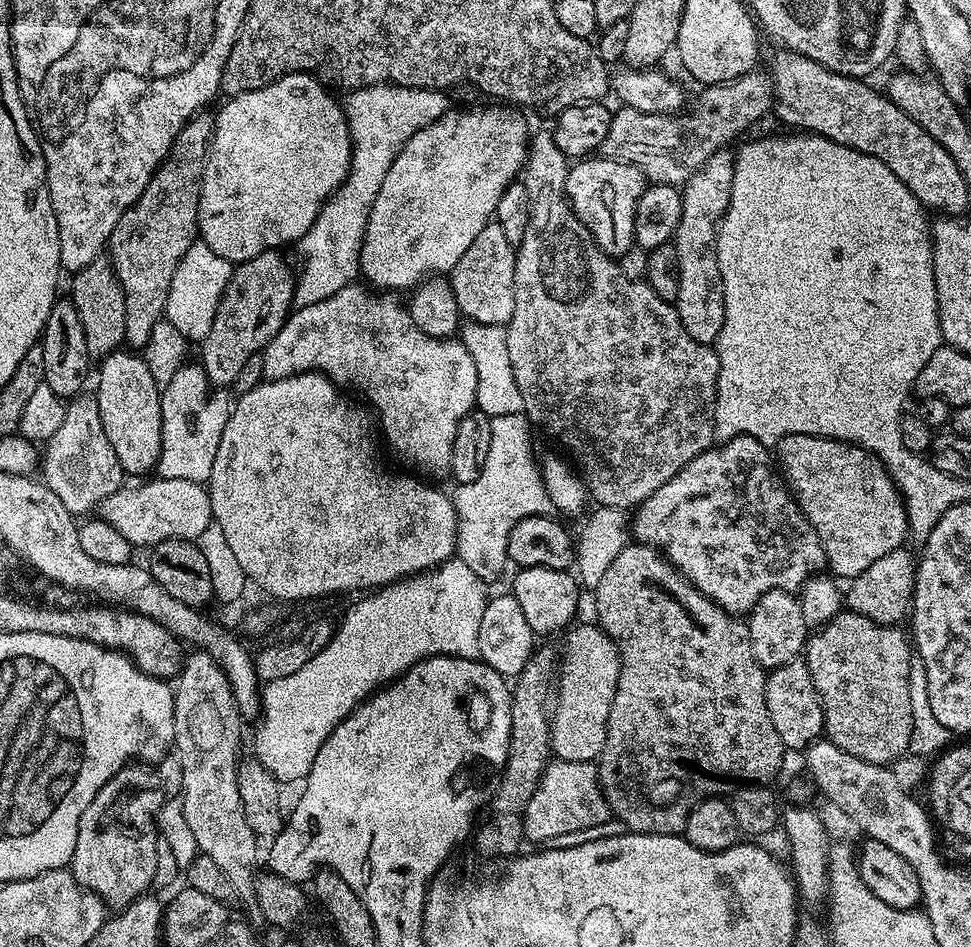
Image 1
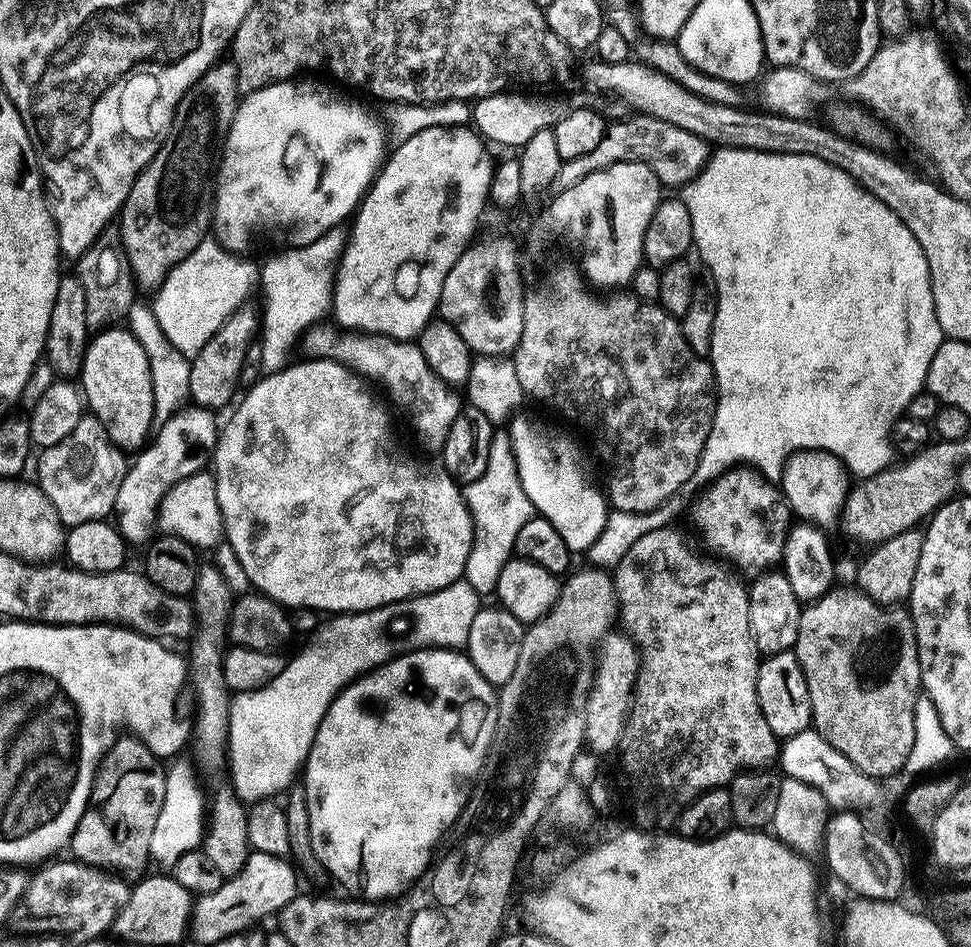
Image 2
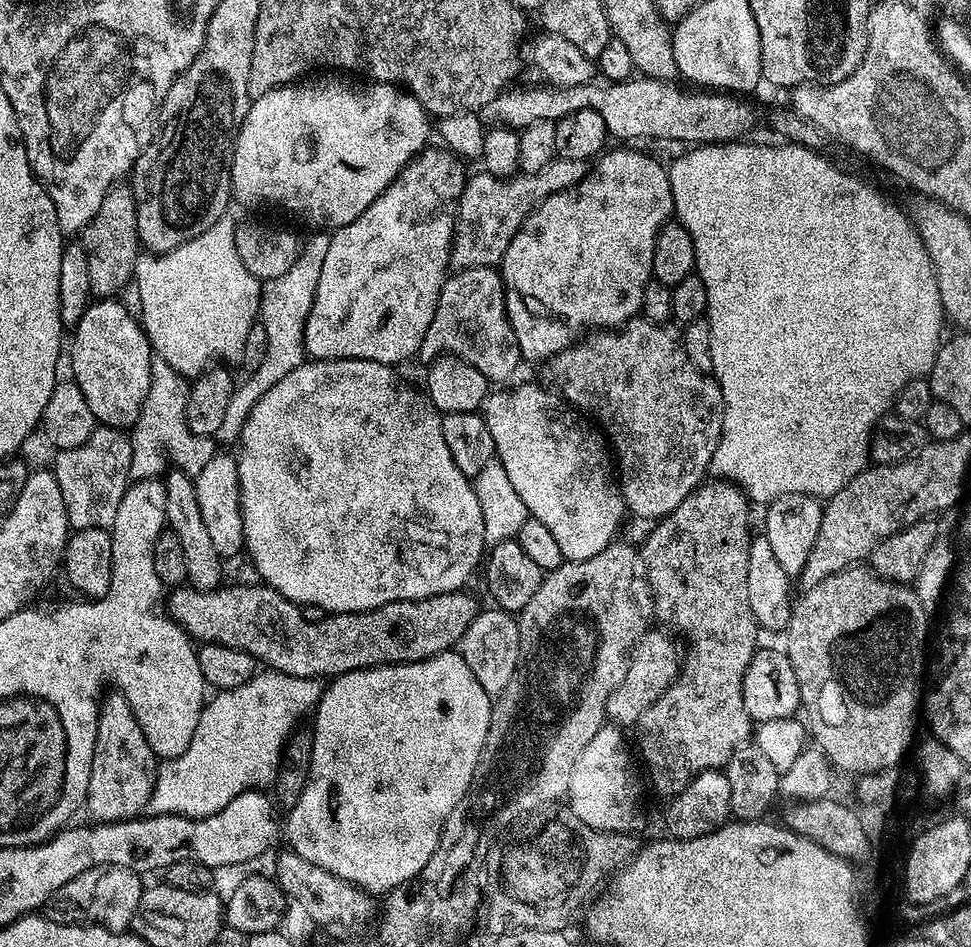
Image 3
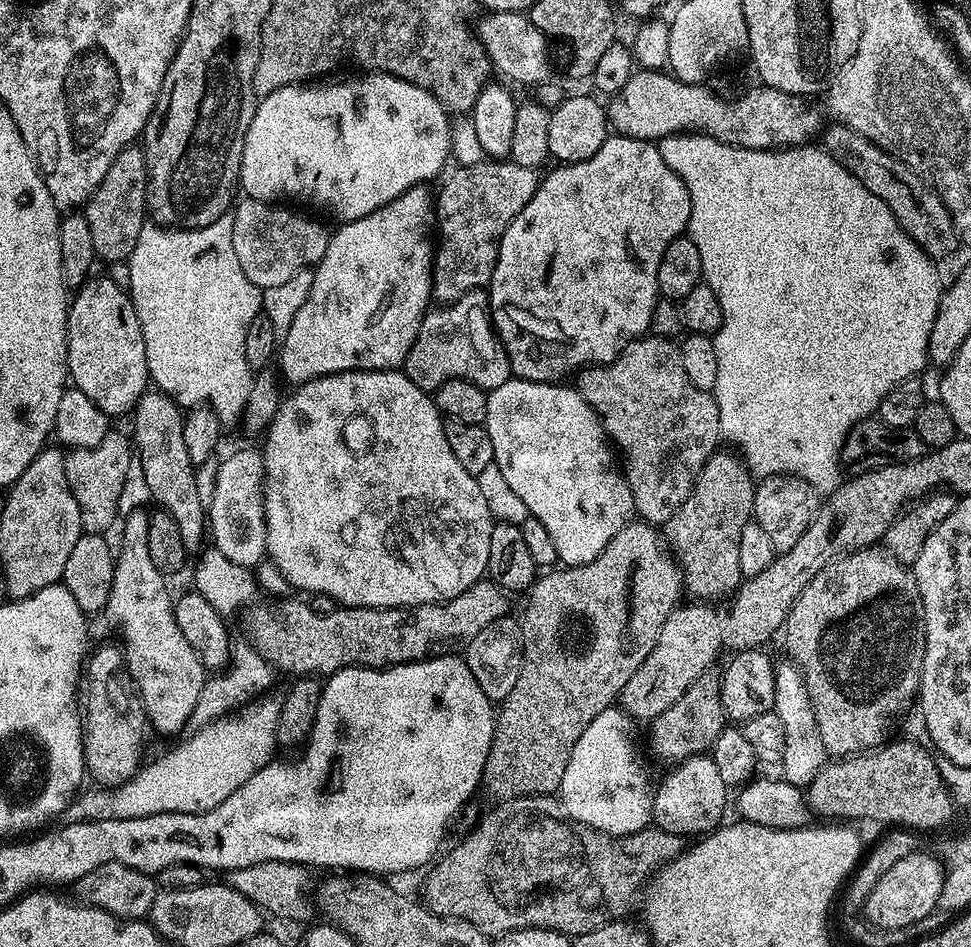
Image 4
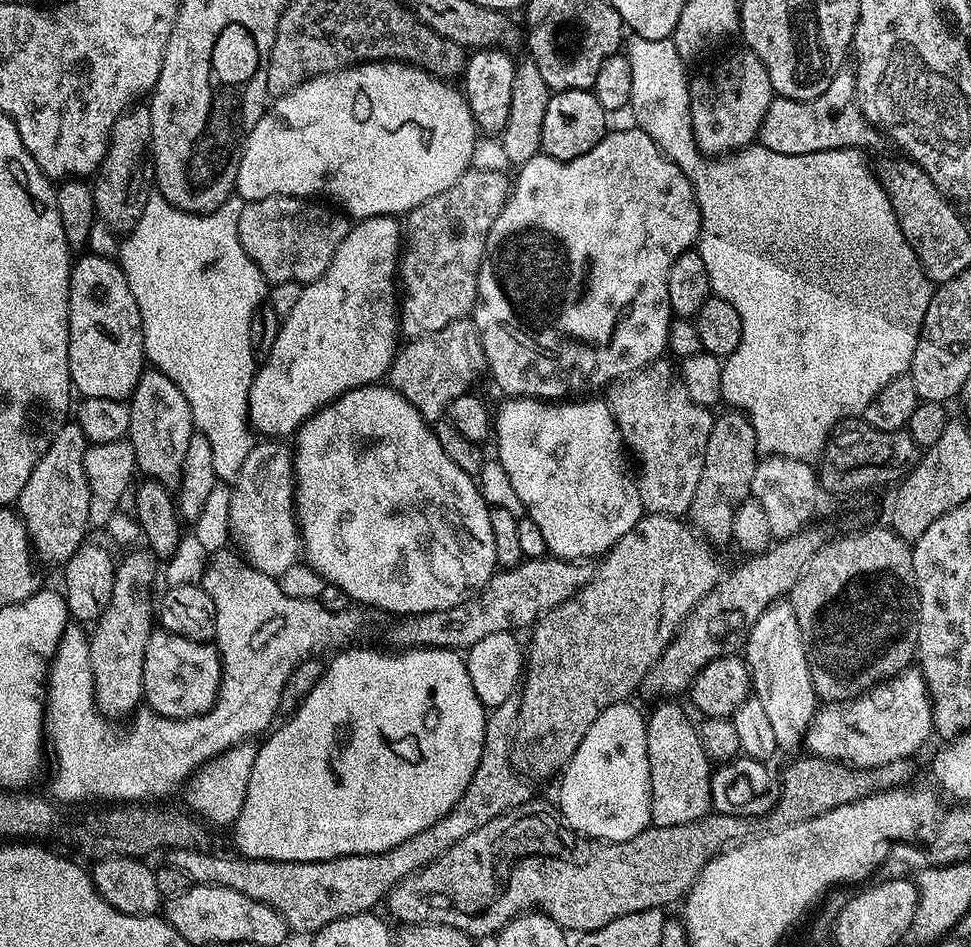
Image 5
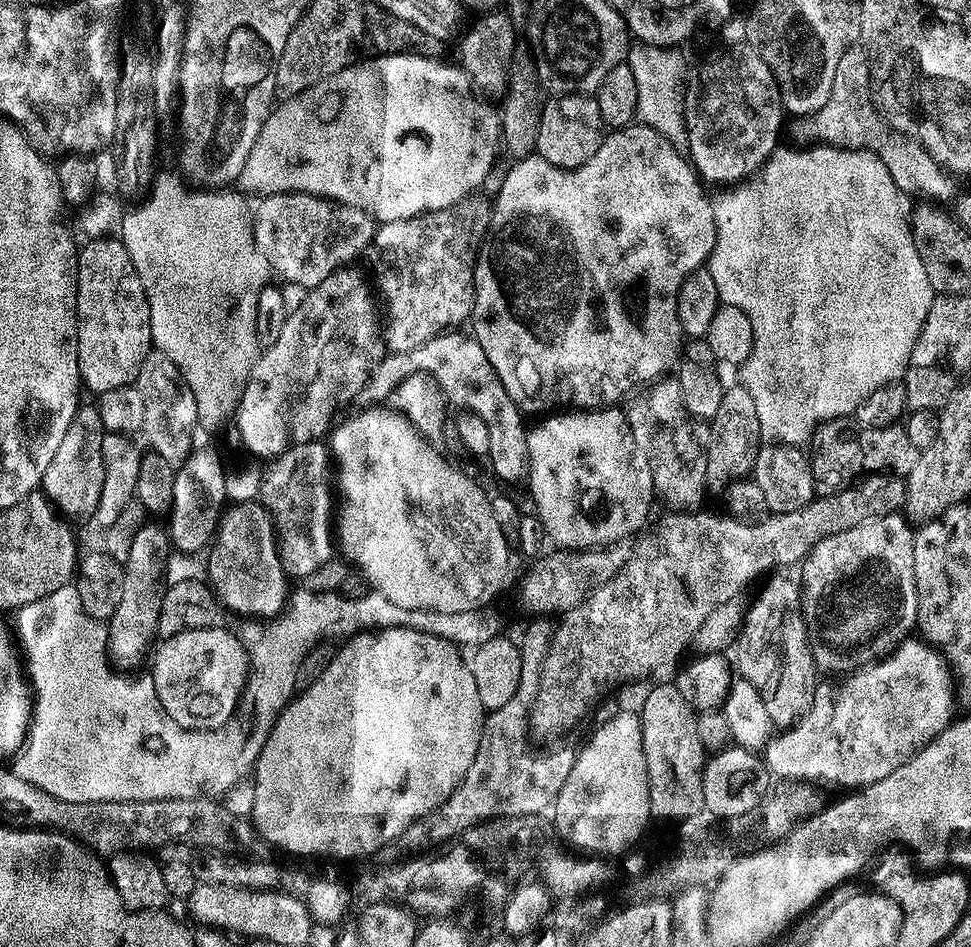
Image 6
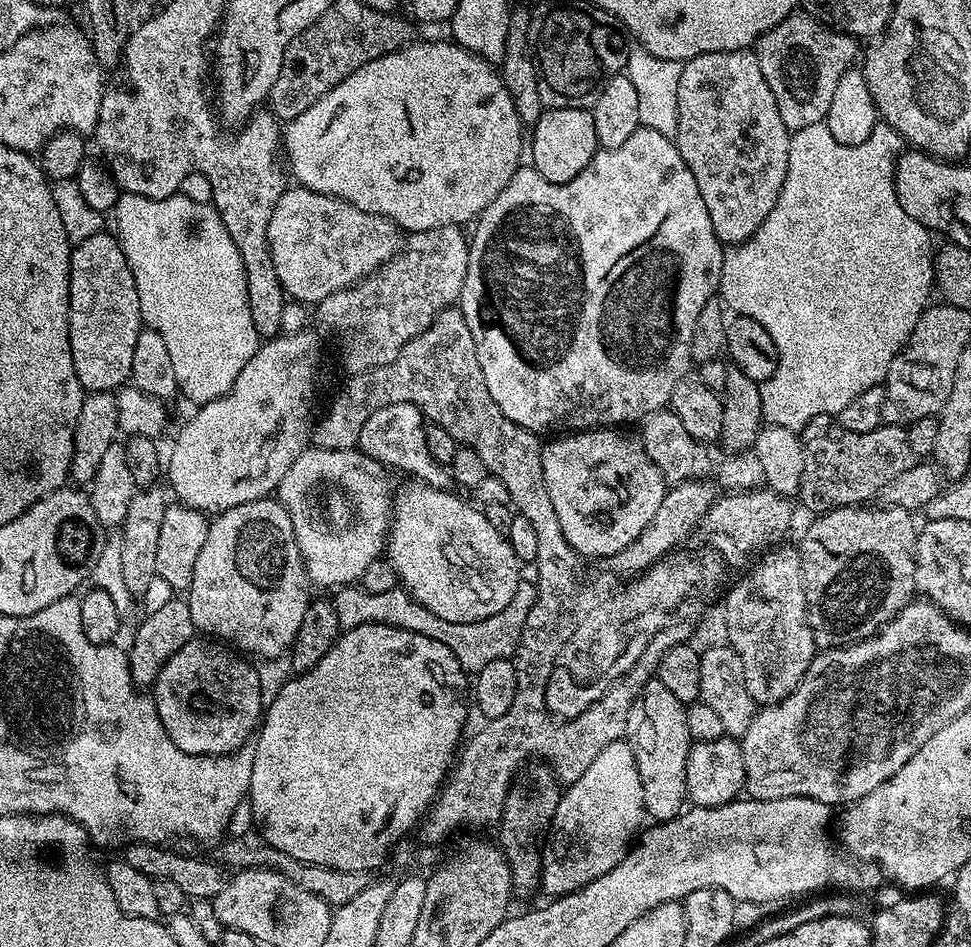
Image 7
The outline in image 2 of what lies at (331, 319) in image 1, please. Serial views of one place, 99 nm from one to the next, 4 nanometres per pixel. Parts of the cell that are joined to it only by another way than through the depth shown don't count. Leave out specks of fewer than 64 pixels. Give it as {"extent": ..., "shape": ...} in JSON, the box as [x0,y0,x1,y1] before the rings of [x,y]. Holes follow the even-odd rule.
{"extent":[302,323,462,449],"shape":[[[335,323],[313,324],[302,337],[303,355],[318,360],[337,360],[354,369],[369,381],[381,384],[388,391],[387,399],[397,404],[408,415],[416,440],[424,448],[443,449],[446,434],[460,413],[462,396],[455,392],[449,381],[438,378],[426,362],[419,343],[411,340],[395,340],[389,336],[353,334],[341,330]]]}

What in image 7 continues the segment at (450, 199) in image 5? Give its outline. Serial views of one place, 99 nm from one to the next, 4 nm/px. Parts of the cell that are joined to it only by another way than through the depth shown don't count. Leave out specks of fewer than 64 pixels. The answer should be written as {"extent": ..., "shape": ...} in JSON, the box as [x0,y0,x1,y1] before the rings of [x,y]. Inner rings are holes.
{"extent":[314,224,469,375],"shape":[[[447,224],[434,230],[409,233],[395,258],[388,260],[379,271],[365,276],[359,284],[343,288],[317,304],[314,318],[324,326],[340,344],[340,358],[349,375],[381,368],[394,362],[405,346],[424,333],[433,318],[443,308],[451,308],[459,301],[460,291],[468,269],[469,237],[463,227]]]}

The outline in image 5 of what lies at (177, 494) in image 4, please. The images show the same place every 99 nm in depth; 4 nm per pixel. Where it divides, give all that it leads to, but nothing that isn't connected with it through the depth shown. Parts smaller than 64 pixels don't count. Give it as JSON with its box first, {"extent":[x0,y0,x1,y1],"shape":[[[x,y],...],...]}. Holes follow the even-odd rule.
{"extent":[126,370,194,486],"shape":[[[145,370],[138,378],[138,386],[132,391],[128,409],[130,410],[130,426],[126,439],[136,455],[137,469],[141,473],[144,472],[143,475],[149,480],[156,480],[165,486],[175,485],[180,479],[182,458],[186,458],[186,446],[194,434],[190,402],[186,402],[186,394],[182,394],[182,390],[178,390],[178,386],[174,386],[174,382],[166,378],[166,374],[155,370]]]}

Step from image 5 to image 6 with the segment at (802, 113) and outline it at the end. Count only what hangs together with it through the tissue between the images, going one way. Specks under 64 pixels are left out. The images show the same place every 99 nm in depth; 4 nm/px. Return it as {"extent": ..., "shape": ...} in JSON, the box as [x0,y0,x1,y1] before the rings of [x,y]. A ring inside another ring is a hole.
{"extent":[799,43,953,202],"shape":[[[863,43],[851,44],[834,70],[834,86],[830,86],[830,98],[826,98],[826,106],[822,106],[813,116],[803,117],[799,121],[800,132],[808,139],[805,141],[829,148],[866,148],[882,158],[882,166],[886,166],[890,178],[894,178],[897,188],[905,197],[917,196],[915,199],[920,202],[950,199],[953,181],[949,173],[938,162],[934,162],[934,158],[916,140],[884,123],[884,117],[872,103],[871,87],[868,52]]]}

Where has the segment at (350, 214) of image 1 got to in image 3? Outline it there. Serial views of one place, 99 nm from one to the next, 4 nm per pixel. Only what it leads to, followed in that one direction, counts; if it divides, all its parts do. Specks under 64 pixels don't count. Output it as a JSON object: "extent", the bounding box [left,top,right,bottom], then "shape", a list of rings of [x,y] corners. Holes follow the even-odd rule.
{"extent":[215,230,330,445],"shape":[[[320,230],[309,240],[303,241],[298,258],[282,274],[273,280],[263,281],[260,289],[260,314],[258,323],[266,330],[266,358],[262,358],[262,366],[251,369],[247,373],[248,381],[237,383],[232,392],[230,403],[226,409],[222,426],[218,426],[215,438],[221,445],[235,445],[242,434],[242,426],[246,418],[250,418],[250,410],[258,406],[258,398],[270,390],[270,386],[278,386],[290,370],[299,364],[305,363],[304,351],[304,323],[310,314],[310,306],[314,306],[314,290],[318,290],[318,277],[322,275],[322,261],[326,259],[326,246],[330,246],[330,235],[327,231]]]}

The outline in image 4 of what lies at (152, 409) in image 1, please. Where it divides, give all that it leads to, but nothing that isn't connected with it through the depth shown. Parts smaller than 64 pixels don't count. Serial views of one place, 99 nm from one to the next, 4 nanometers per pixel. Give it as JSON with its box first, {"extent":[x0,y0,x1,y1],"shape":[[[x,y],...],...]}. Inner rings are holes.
{"extent":[68,274,149,418],"shape":[[[96,274],[85,280],[84,285],[75,289],[71,297],[68,306],[68,374],[74,387],[82,390],[82,394],[86,394],[86,398],[90,398],[90,402],[94,402],[94,406],[98,406],[98,410],[110,418],[127,417],[149,387],[146,346],[142,342],[138,314],[131,296],[112,282],[107,274]]]}

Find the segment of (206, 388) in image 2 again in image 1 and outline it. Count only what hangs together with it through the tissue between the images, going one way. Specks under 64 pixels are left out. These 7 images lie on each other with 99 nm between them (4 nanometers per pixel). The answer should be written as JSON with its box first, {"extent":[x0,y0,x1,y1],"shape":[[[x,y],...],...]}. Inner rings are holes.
{"extent":[198,251,296,390],"shape":[[[279,251],[263,252],[233,267],[232,277],[214,314],[214,326],[199,345],[198,363],[209,385],[224,390],[235,385],[246,358],[263,353],[264,347],[282,330],[296,299],[294,268],[280,257]]]}

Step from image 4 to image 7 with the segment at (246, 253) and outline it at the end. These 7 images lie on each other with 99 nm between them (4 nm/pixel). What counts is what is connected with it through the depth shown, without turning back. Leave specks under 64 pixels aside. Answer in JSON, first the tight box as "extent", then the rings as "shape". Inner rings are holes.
{"extent":[268,186,402,306],"shape":[[[290,186],[282,194],[282,198],[278,198],[274,214],[270,214],[268,245],[270,258],[274,258],[274,271],[277,272],[278,282],[282,282],[285,293],[301,304],[316,306],[336,291],[359,284],[365,276],[373,275],[388,260],[394,259],[402,247],[402,232],[384,216],[358,210],[358,206],[350,206],[350,202],[339,200],[336,196]]]}

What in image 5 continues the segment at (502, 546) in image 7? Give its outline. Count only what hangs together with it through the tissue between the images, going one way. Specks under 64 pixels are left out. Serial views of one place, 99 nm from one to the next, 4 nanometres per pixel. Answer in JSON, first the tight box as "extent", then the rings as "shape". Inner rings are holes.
{"extent":[294,382,498,616],"shape":[[[377,382],[375,384],[367,384],[361,388],[351,388],[346,394],[342,394],[334,402],[330,402],[324,408],[319,408],[306,423],[294,433],[294,441],[296,440],[296,448],[294,444],[294,479],[296,482],[296,495],[294,503],[296,506],[296,518],[300,526],[300,538],[302,541],[303,551],[306,553],[306,564],[313,568],[321,576],[321,578],[329,585],[332,584],[336,588],[341,588],[346,595],[352,600],[357,600],[360,604],[373,604],[376,608],[381,608],[384,612],[396,612],[400,616],[416,616],[420,612],[437,612],[438,610],[450,610],[454,606],[458,606],[462,602],[466,602],[470,597],[476,596],[490,582],[490,578],[496,575],[498,565],[496,563],[496,555],[494,554],[494,530],[490,526],[490,509],[486,501],[480,497],[480,485],[470,474],[466,474],[466,470],[458,470],[458,466],[454,466],[454,462],[450,462],[446,450],[442,450],[442,442],[438,442],[433,425],[429,421],[422,418],[422,414],[418,414],[418,410],[414,410],[414,406],[410,406],[410,402],[406,402],[406,398],[402,398],[402,394],[398,394],[387,383]]]}

